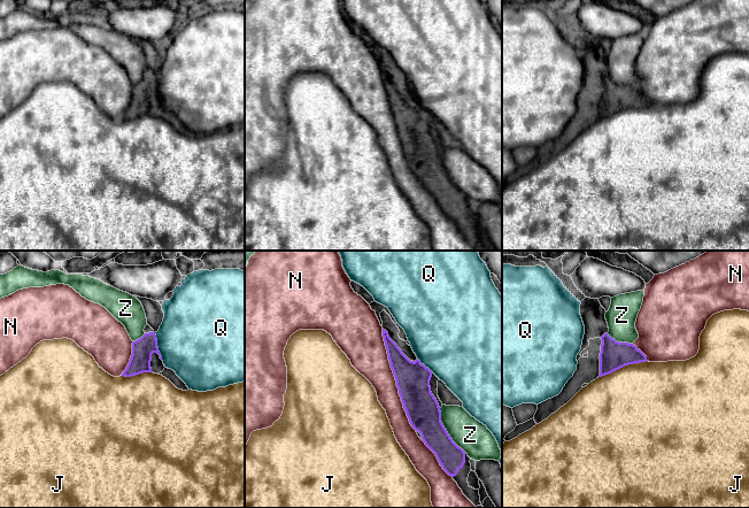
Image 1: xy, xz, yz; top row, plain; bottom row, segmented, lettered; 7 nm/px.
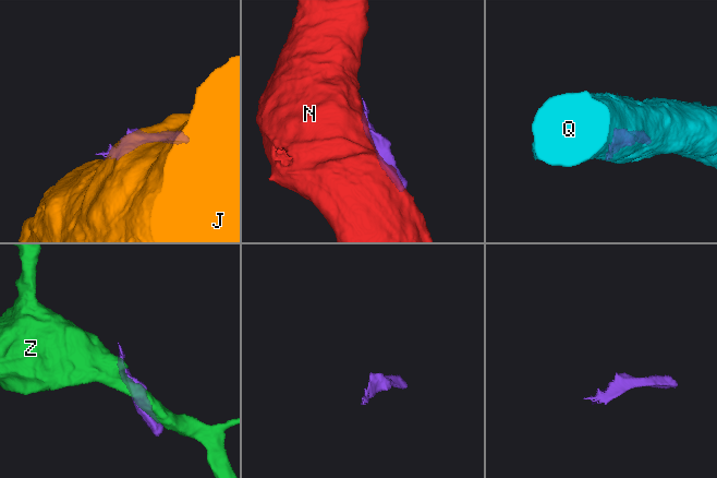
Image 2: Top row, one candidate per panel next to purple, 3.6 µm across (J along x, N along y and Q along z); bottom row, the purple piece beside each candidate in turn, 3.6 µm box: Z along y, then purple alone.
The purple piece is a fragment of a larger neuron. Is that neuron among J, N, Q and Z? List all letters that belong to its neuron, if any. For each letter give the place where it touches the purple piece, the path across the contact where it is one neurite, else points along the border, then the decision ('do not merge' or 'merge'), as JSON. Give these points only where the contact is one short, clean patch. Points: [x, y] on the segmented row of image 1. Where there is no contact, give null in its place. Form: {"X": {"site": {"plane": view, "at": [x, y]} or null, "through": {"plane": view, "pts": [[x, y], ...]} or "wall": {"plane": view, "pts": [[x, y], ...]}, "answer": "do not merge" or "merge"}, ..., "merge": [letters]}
{"J": {"site": {"plane": "yz", "at": [623, 366]}, "answer": "do not merge"}, "N": {"site": {"plane": "xz", "at": [395, 379]}, "answer": "do not merge"}, "Q": {"site": {"plane": "xy", "at": [156, 346]}, "wall": {"plane": "xy", "pts": [[154, 332], [157, 339], [157, 351], [162, 359]]}, "answer": "do not merge"}, "Z": {"site": {"plane": "xz", "at": [446, 431]}, "answer": "do not merge"}, "merge": []}

